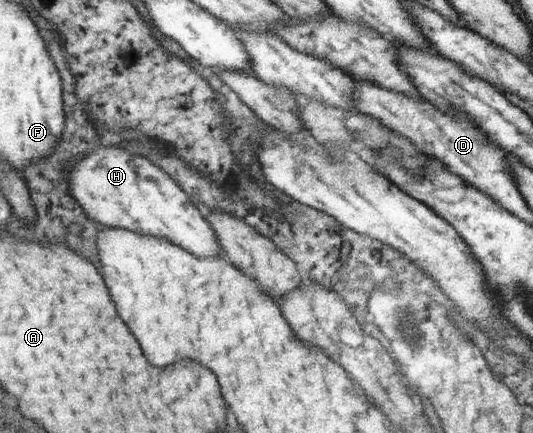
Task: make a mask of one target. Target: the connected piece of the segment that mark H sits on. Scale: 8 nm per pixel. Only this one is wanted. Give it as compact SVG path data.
M100 144L98 148L86 153L86 156L78 161L74 172L70 173L70 190L76 202L84 209L86 216L97 220L104 227L120 227L140 234L166 237L174 245L189 250L196 257L214 257L224 253L216 232L212 230L212 224L208 224L202 218L202 214L190 204L189 194L186 194L186 191L168 176L168 172L164 172L164 168L158 168L150 160L126 152L124 148Z

